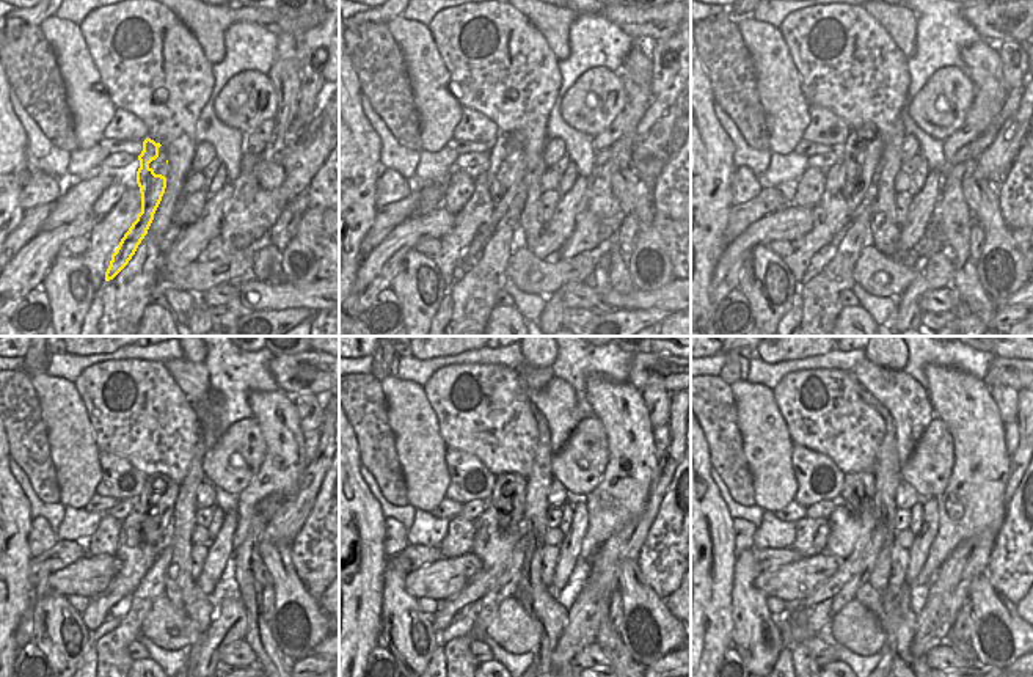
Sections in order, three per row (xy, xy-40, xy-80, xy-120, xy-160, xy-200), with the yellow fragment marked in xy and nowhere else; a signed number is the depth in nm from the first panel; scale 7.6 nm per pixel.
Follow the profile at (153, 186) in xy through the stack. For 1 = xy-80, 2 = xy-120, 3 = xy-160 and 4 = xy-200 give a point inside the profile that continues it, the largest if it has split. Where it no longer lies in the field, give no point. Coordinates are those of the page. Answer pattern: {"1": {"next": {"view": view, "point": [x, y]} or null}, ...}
{"1": {"next": {"view": "xy-80", "point": [856, 186]}}, "2": {"next": {"view": "xy-120", "point": [146, 503]}}, "3": {"next": {"view": "xy-160", "point": [511, 484]}}, "4": {"next": {"view": "xy-200", "point": [857, 484]}}}

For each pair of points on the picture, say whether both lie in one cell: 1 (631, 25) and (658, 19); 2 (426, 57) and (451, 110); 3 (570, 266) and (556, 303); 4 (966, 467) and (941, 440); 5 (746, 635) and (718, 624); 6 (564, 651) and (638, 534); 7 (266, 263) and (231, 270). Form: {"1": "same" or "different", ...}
{"1": "same", "2": "same", "3": "different", "4": "different", "5": "different", "6": "same", "7": "different"}

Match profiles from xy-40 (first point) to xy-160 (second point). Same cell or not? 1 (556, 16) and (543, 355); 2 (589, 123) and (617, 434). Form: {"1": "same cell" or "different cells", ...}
{"1": "different cells", "2": "different cells"}

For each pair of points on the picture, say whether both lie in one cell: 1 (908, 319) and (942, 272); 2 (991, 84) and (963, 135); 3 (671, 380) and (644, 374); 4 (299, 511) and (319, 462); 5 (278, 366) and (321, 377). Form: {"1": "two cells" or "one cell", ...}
{"1": "one cell", "2": "one cell", "3": "one cell", "4": "one cell", "5": "one cell"}

